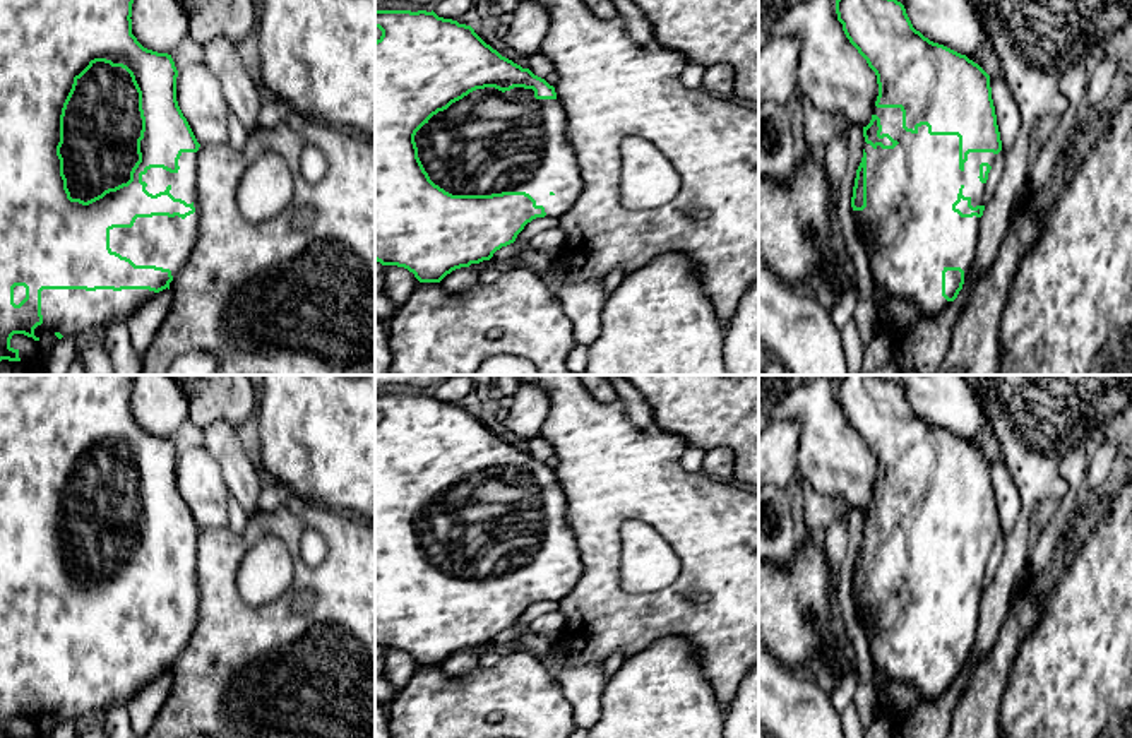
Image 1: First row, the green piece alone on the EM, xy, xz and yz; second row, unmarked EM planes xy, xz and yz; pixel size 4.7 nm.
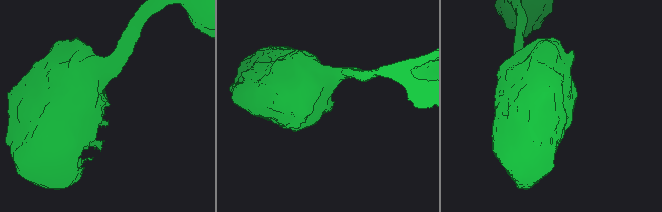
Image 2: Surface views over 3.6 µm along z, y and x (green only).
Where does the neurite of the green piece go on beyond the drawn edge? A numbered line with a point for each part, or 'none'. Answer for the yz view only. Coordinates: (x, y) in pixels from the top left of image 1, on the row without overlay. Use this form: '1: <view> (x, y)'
1: yz (908, 612)

